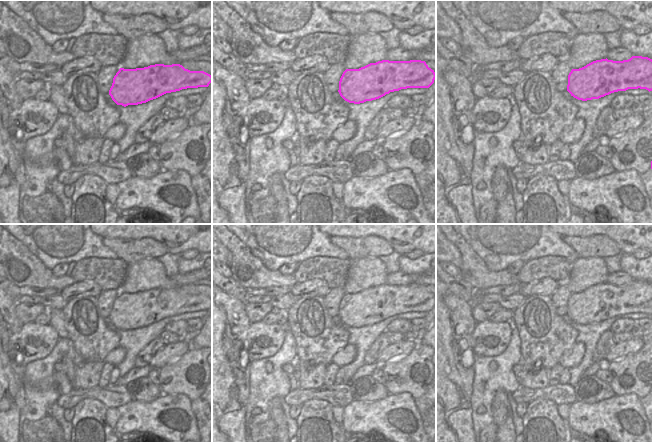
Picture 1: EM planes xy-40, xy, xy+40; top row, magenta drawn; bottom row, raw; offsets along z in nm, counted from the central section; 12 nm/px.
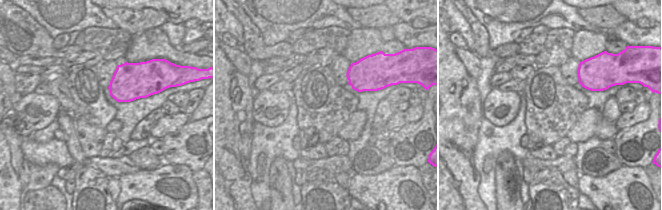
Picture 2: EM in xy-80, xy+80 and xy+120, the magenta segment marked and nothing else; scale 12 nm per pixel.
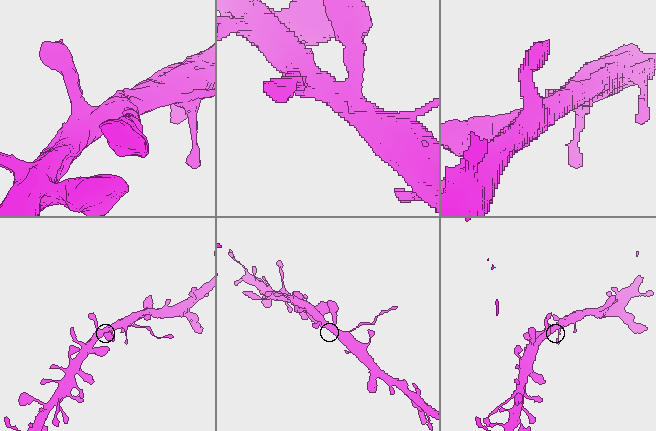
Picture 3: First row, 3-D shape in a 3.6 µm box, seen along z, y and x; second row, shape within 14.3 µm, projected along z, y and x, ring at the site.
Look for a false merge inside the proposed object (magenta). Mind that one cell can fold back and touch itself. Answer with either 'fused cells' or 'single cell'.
fused cells

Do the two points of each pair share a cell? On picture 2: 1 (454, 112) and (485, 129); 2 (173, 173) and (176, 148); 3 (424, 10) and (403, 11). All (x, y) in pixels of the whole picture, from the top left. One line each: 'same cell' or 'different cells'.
1: different cells
2: different cells
3: same cell

